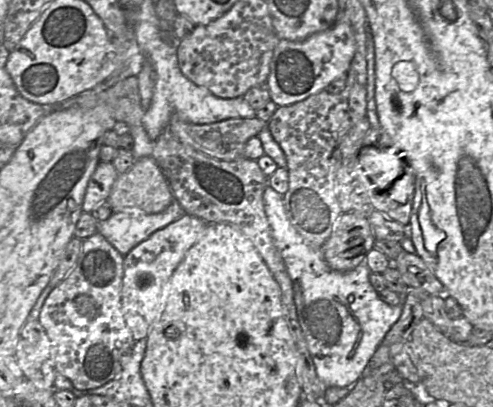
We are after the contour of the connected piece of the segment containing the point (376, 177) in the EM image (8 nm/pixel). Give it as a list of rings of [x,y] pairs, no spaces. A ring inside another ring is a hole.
[[[364,147],[359,155],[359,163],[366,177],[378,188],[385,188],[401,171],[402,161],[394,153],[378,151],[379,148]]]

